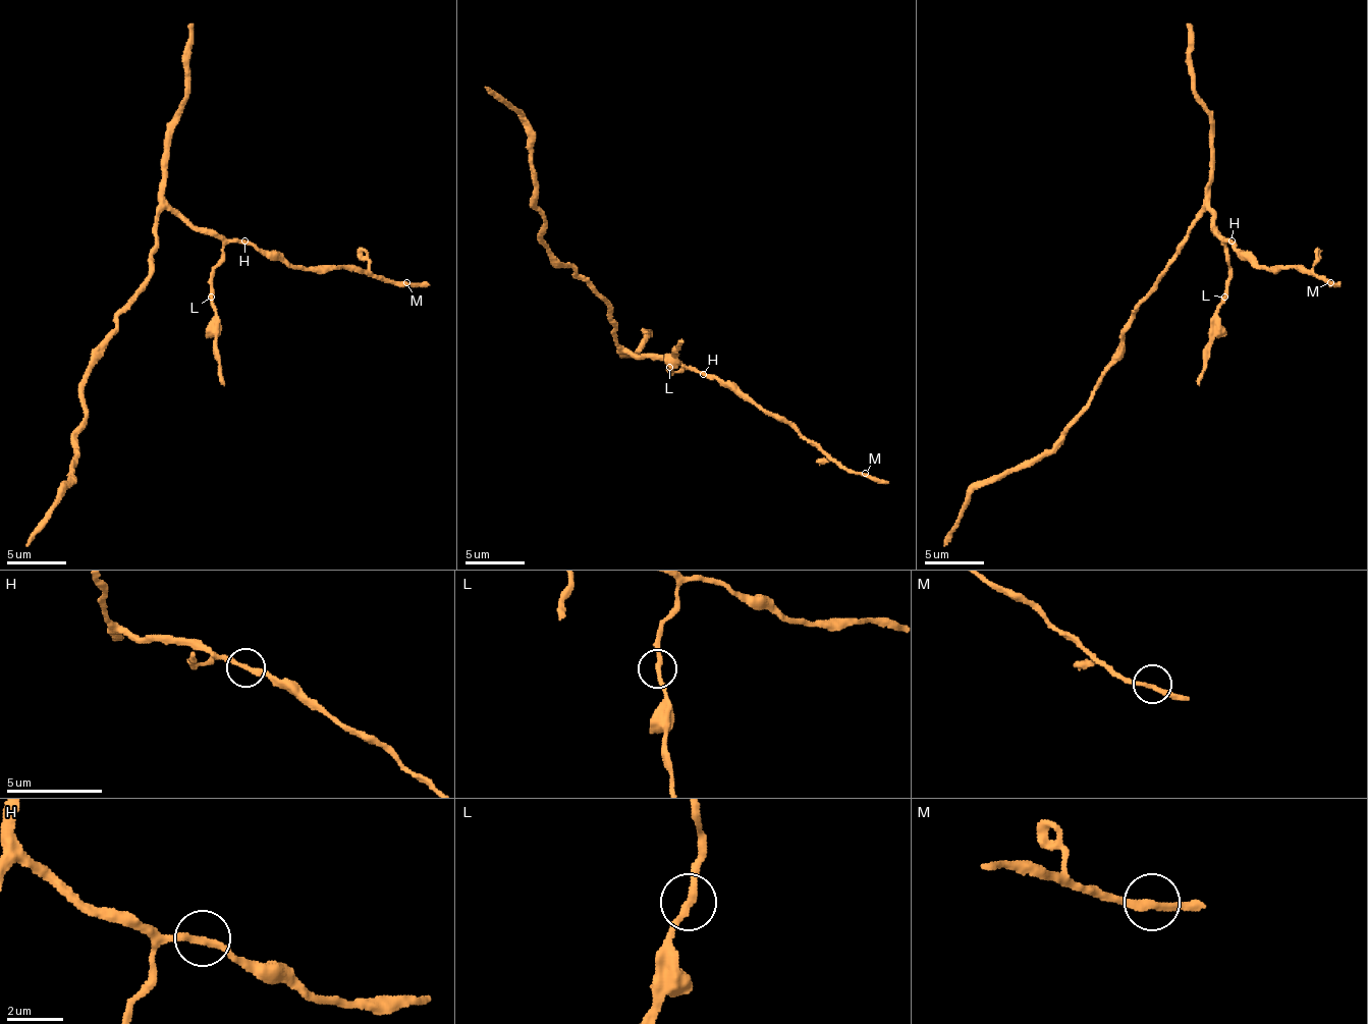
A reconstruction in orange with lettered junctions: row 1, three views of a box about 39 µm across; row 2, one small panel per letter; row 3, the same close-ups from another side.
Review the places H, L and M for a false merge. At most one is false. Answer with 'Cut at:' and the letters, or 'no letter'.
Cut at: no letter

